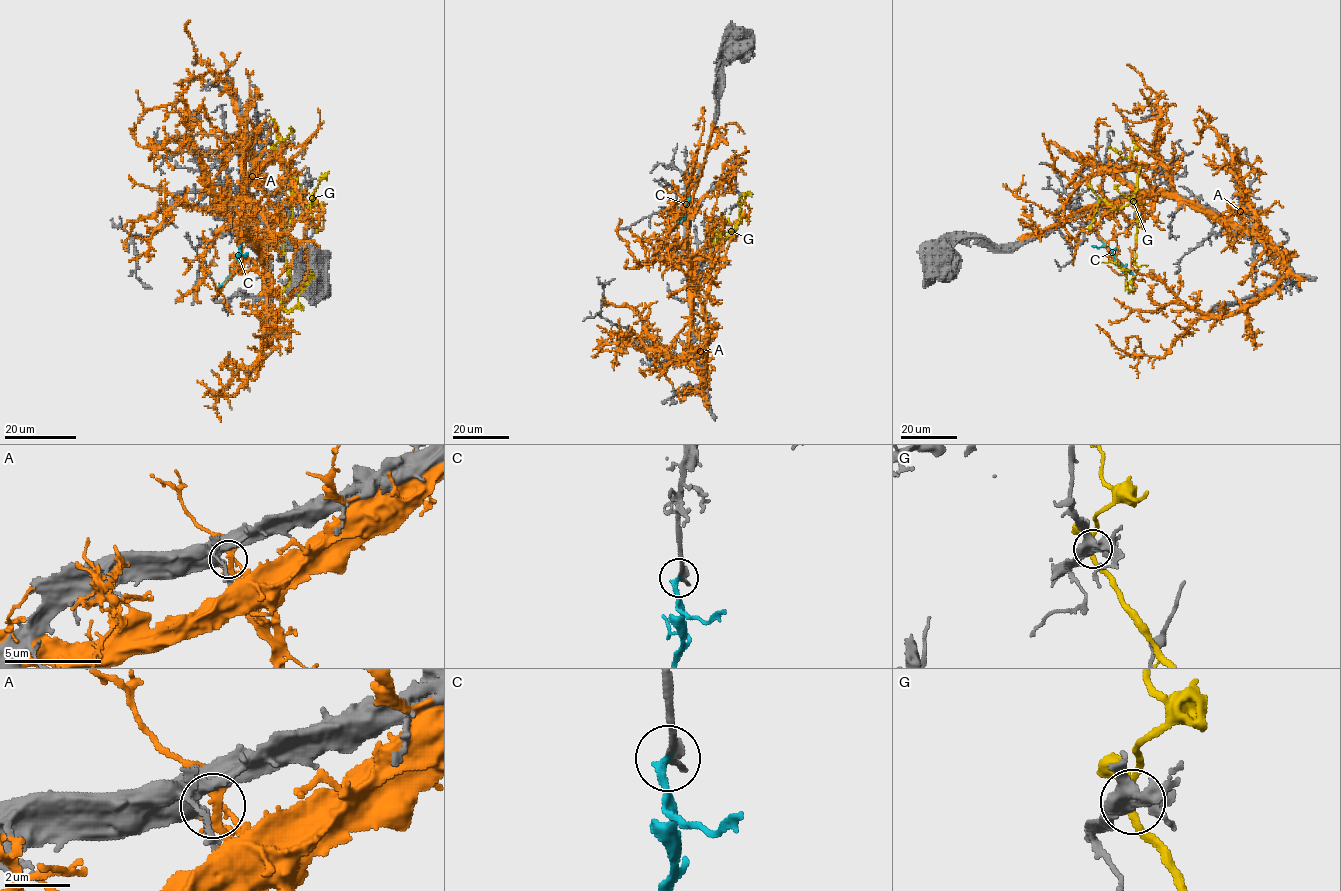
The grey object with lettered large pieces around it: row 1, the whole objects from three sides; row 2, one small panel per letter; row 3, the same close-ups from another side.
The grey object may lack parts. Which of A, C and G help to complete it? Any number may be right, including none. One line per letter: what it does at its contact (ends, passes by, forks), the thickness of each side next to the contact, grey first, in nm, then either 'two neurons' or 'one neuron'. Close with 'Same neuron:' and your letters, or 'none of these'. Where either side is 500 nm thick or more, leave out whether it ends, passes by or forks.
A: it ends there; 440 nm thick on the grey side, 220 nm on the other; two neurons
C: it ends there; 320 nm thick on the grey side, 280 nm on the other; one neuron
G: it forks there; 190 nm thick on the grey side, 300 nm on the other; two neurons
Same neuron: C

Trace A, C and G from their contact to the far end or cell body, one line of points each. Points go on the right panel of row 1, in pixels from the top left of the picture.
A: (1240, 303), (1284, 275), (1282, 259), (1132, 170), (1089, 175), (1071, 195), (1073, 265)
C: (1102, 241), (1114, 258), (1135, 277)
G: (1140, 165), (1134, 198), (1138, 270), (1133, 291), (1126, 286), (1126, 274), (1113, 262), (1100, 263)

